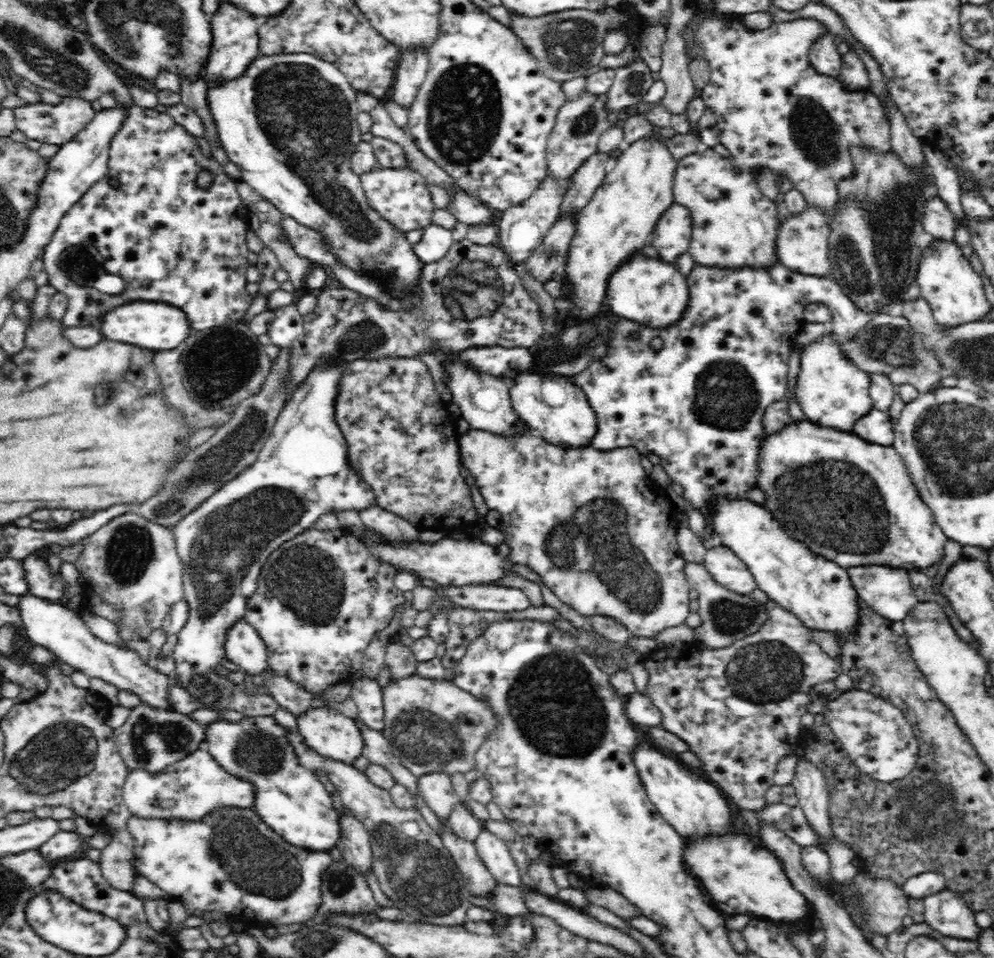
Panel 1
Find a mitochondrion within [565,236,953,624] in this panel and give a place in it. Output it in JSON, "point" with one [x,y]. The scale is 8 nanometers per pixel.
{"point":[828,502]}

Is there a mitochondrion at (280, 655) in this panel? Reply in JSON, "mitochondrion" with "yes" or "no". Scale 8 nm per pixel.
{"mitochondrion":"no"}

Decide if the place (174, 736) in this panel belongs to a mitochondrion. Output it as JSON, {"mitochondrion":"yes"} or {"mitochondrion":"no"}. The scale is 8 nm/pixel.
{"mitochondrion":"yes"}

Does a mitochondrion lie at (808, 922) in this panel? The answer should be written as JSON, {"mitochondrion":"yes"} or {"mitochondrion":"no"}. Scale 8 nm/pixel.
{"mitochondrion":"no"}

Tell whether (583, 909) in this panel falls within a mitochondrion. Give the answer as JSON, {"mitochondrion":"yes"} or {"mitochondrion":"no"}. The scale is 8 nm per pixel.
{"mitochondrion":"no"}

